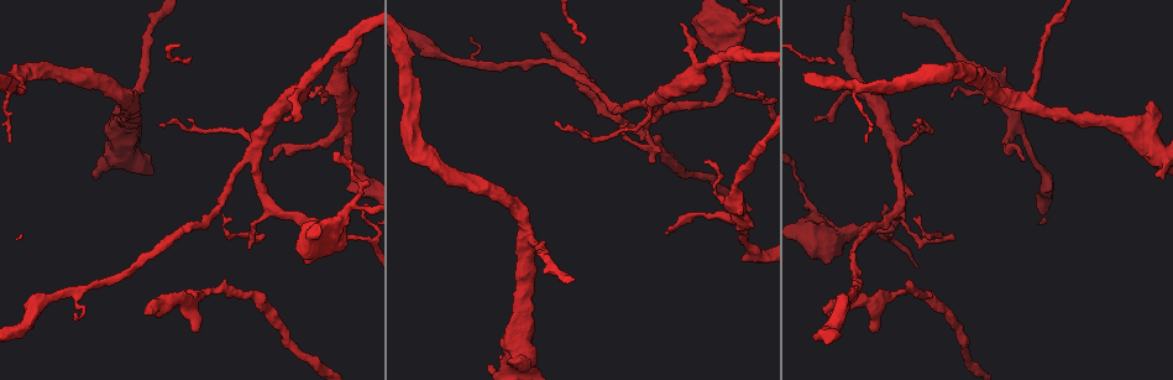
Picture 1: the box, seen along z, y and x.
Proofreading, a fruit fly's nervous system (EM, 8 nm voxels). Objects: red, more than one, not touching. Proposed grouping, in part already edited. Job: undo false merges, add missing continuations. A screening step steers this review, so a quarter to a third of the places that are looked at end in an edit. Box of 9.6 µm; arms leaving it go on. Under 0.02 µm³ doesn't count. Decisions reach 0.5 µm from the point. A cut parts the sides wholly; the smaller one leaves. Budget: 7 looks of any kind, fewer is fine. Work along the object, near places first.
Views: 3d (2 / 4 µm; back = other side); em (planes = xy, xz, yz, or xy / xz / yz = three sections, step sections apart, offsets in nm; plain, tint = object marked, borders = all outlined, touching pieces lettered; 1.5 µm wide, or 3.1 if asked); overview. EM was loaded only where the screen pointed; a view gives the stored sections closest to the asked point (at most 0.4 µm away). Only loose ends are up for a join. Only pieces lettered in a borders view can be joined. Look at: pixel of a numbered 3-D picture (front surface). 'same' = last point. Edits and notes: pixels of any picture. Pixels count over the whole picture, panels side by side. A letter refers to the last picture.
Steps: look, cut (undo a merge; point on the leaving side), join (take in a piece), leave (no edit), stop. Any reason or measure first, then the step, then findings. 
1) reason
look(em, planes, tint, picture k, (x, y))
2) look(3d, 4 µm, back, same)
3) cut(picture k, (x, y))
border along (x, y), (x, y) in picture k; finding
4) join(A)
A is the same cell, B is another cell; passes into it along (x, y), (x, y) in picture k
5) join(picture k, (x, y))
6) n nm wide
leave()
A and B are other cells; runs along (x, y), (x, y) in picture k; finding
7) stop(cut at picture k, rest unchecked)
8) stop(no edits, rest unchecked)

branch stops here
look(3d, 4 µm, picture 1, (364, 203))

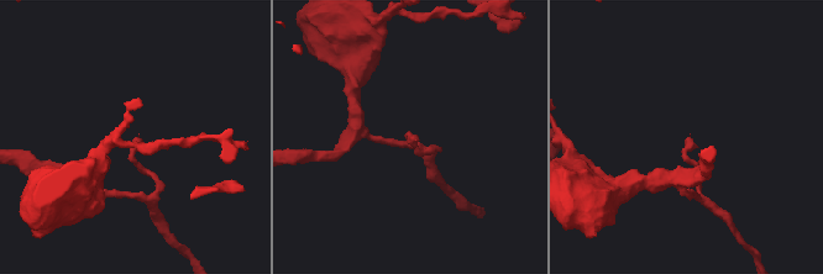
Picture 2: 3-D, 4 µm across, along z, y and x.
look(em, yz, step 4, borders, picture 2, (411, 139))

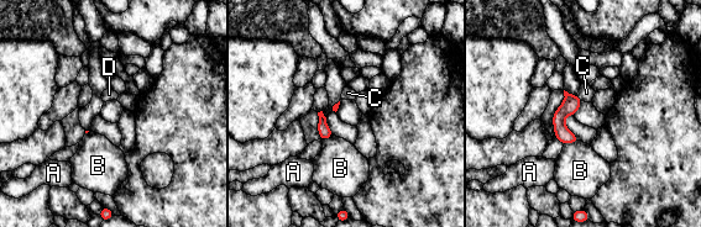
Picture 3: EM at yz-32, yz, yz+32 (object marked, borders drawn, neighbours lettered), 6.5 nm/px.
leave()
A, B, C and D are other cells; border along (580, 141), (564, 144) in picture 3; no lettered piece goes on from it

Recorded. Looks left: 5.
an open end
look(em, planes, borders, picture 1, (825, 312))

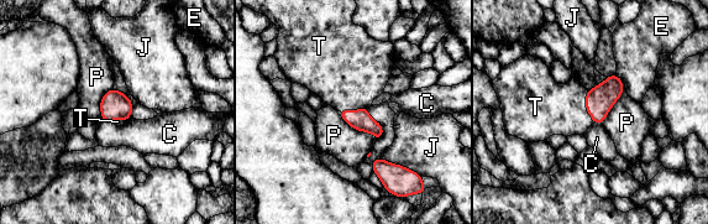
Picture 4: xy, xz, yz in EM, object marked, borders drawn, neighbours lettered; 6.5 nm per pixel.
join(T)
T is the same cell, C, E, J and P are other cells; passes into it along (599, 100), (585, 105), (546, 108) in picture 4; it goes on there

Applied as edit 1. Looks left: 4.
look(overview)

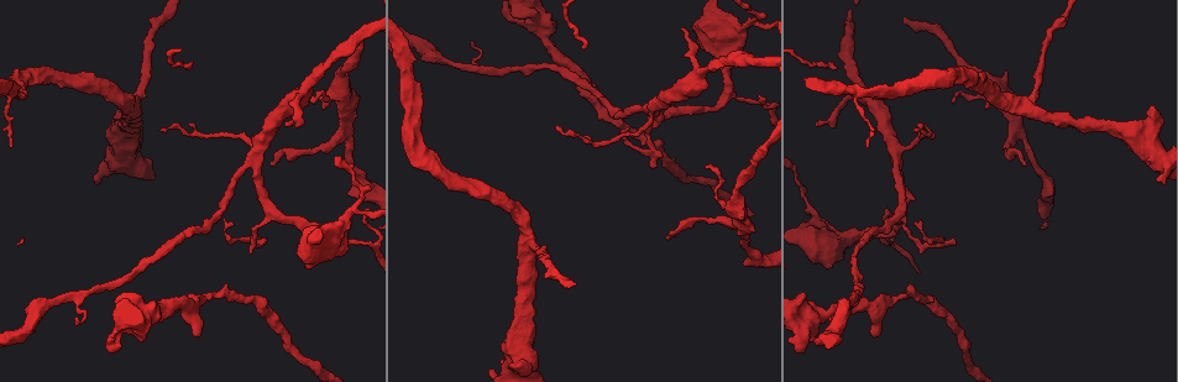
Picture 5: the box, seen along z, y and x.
free end
look(3d, 4 µm, picture 5, (1151, 106))

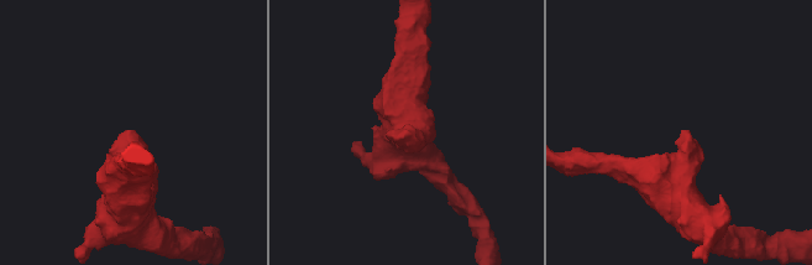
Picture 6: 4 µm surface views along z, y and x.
look(em, planes, borders, picture 6, (133, 132))

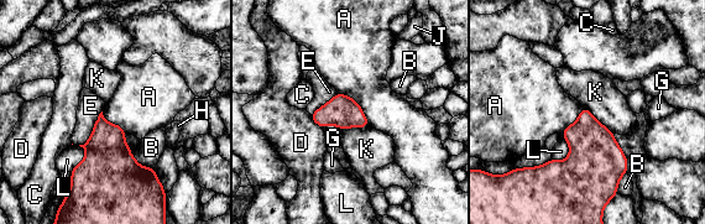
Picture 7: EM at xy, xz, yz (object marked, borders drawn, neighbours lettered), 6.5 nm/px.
A touches over 300 nm
leave()
A, B, C, D, E, G, H, J, K and L are other cells; no lettered piece goes on from it

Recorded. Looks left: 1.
stop(join at picture 4, rest unchecked)

